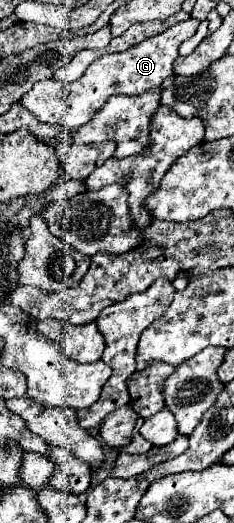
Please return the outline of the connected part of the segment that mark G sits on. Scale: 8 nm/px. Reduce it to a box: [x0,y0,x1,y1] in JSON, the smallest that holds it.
[21,19,199,129]

